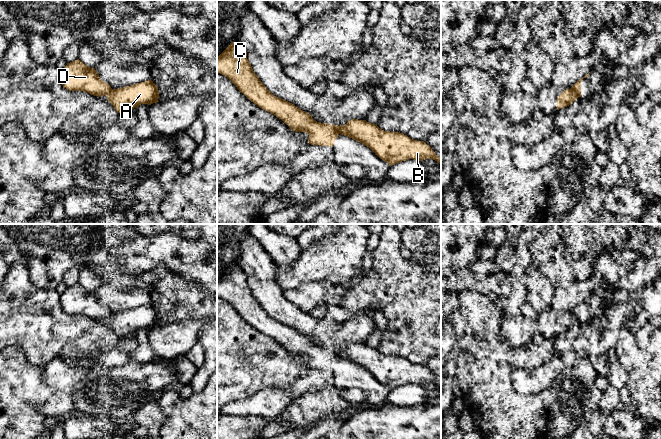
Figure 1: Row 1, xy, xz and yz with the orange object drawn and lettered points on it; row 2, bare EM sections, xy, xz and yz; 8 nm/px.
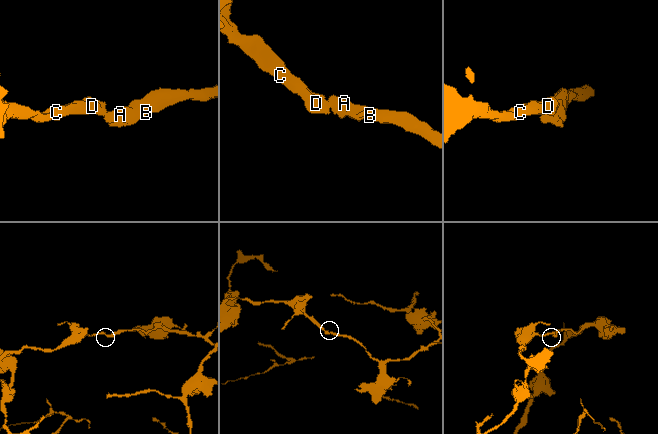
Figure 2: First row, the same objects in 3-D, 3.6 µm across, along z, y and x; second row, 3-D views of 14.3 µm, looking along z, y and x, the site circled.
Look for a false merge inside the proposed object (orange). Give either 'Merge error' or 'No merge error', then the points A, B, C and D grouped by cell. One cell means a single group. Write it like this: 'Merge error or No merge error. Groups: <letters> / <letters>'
Merge error. Groups: A B / C D

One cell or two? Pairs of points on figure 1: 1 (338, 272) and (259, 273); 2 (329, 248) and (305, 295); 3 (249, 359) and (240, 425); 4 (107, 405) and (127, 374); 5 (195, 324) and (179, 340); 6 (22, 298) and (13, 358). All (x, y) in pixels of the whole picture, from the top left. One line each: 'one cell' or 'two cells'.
1: two cells
2: two cells
3: two cells
4: one cell
5: one cell
6: two cells

